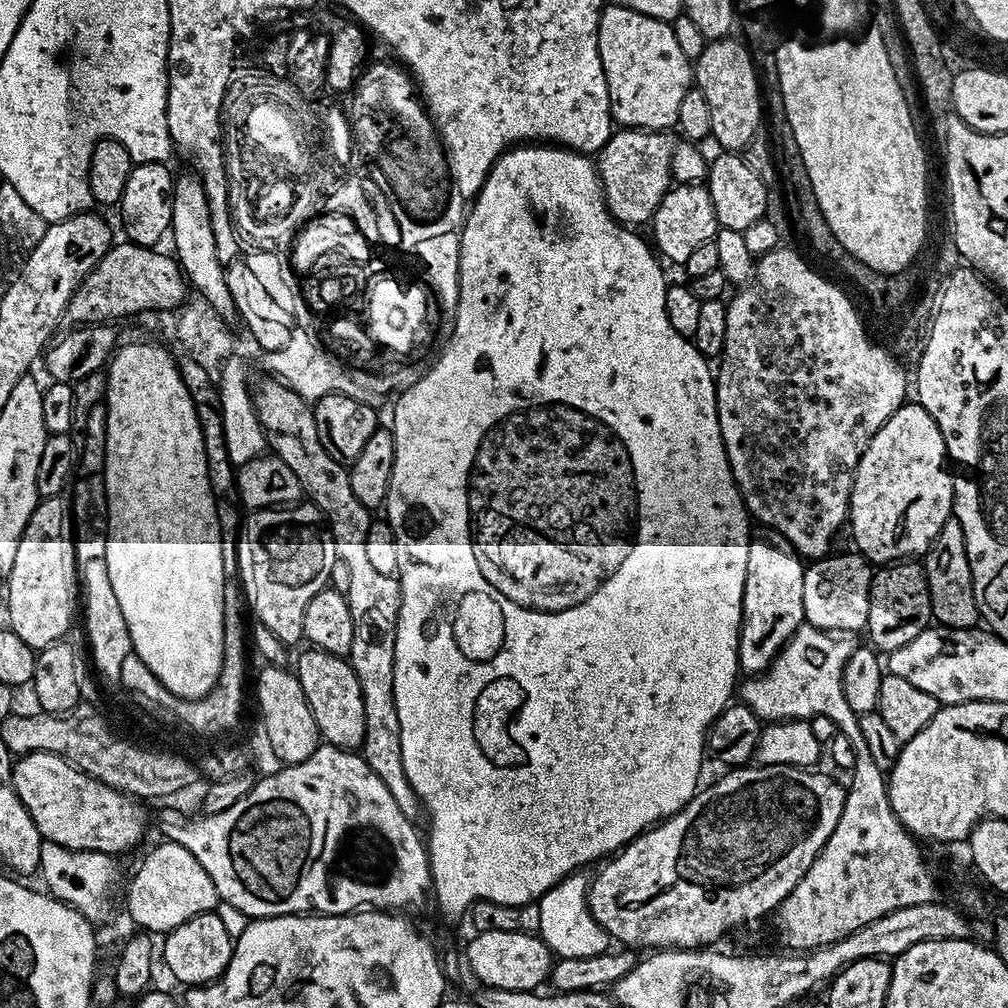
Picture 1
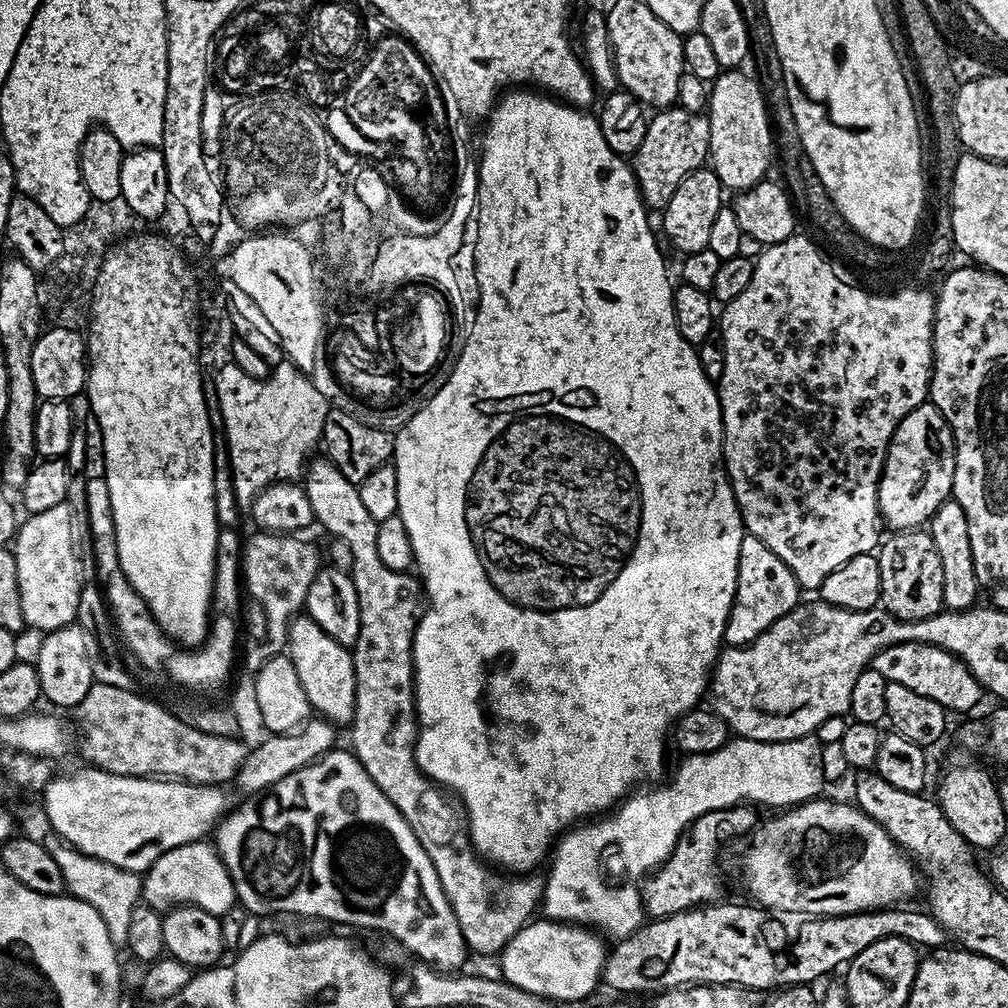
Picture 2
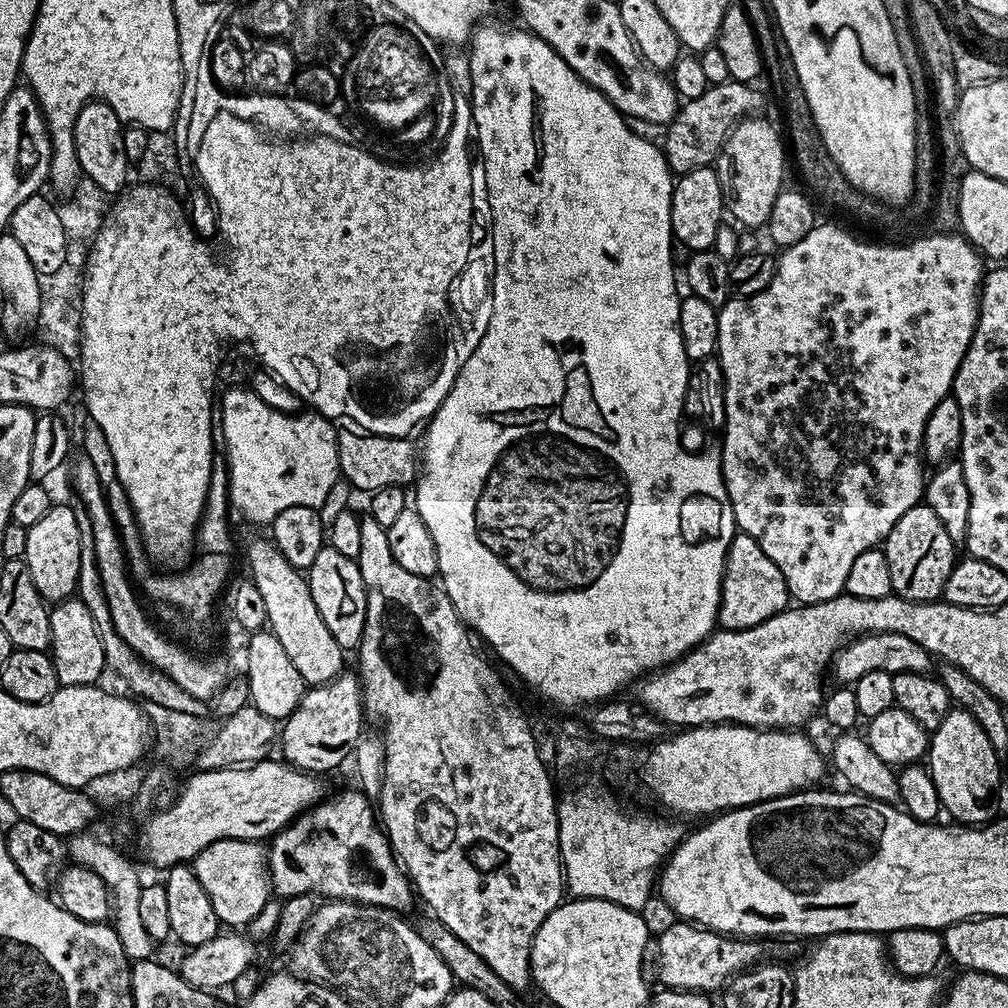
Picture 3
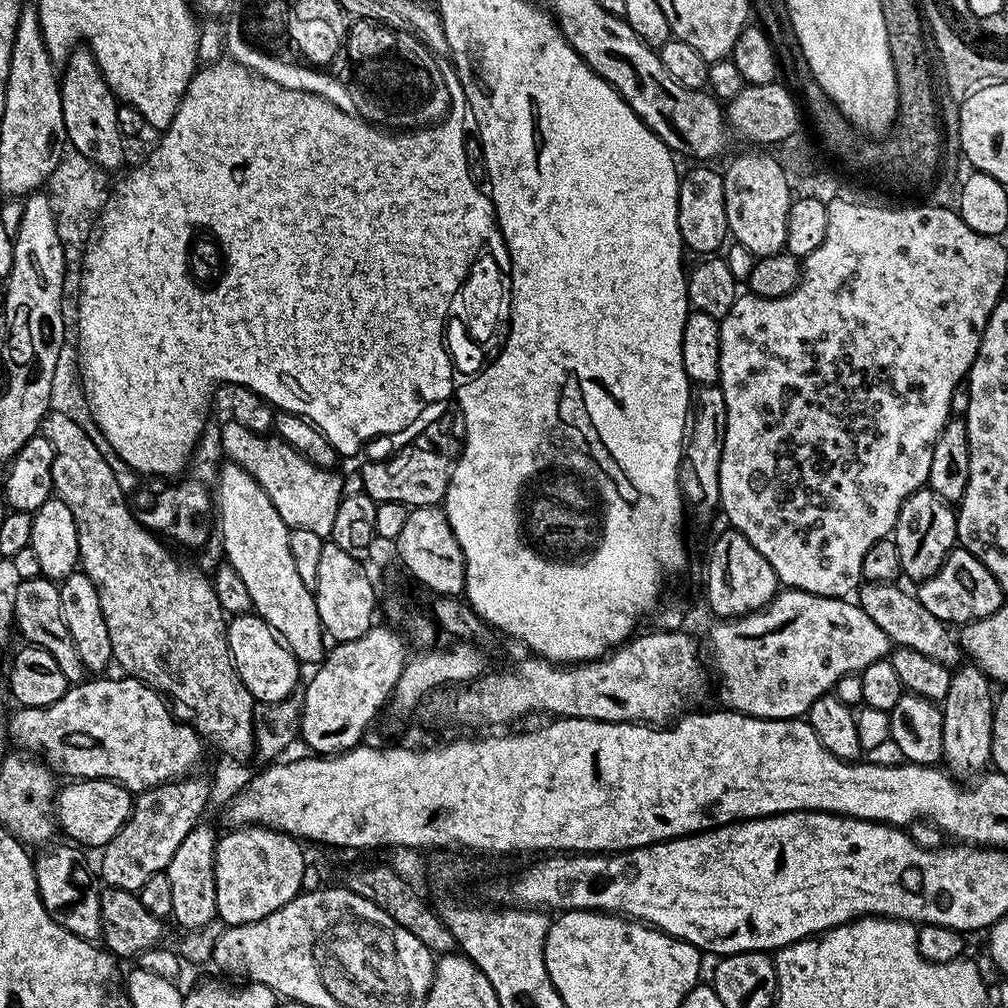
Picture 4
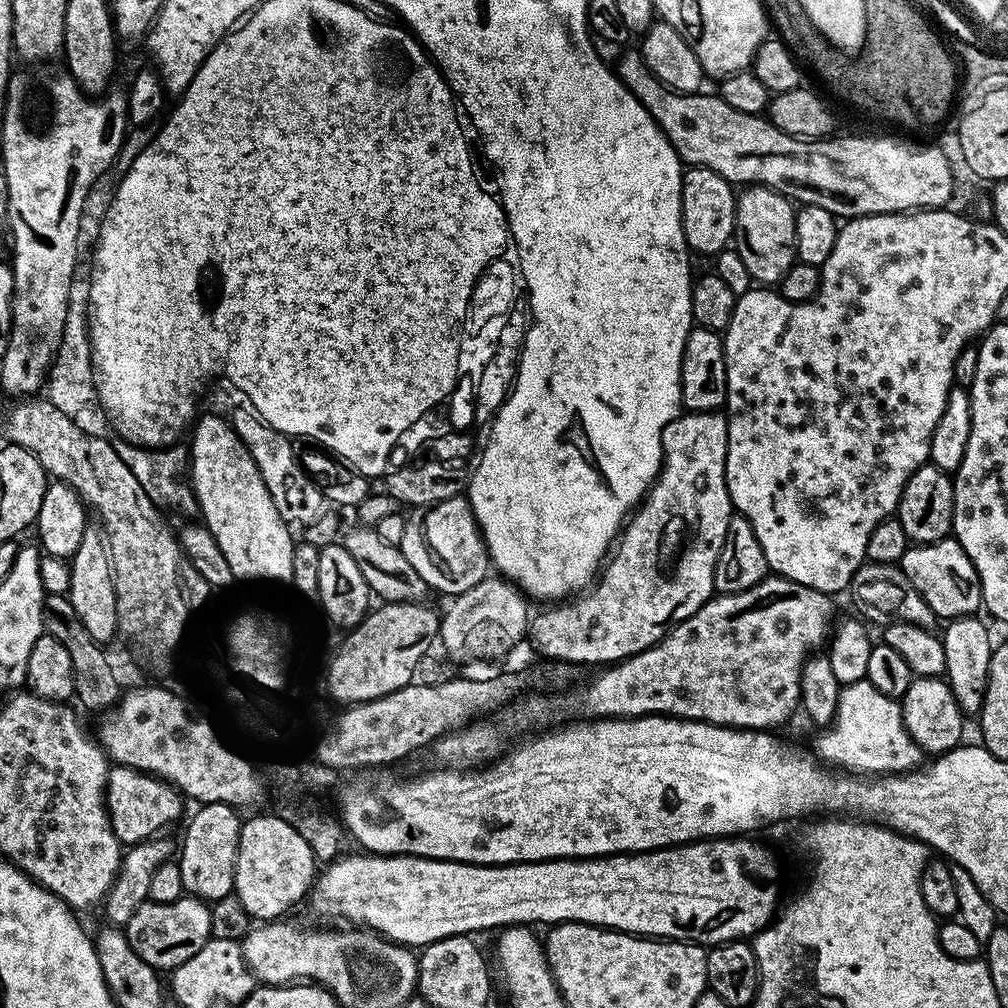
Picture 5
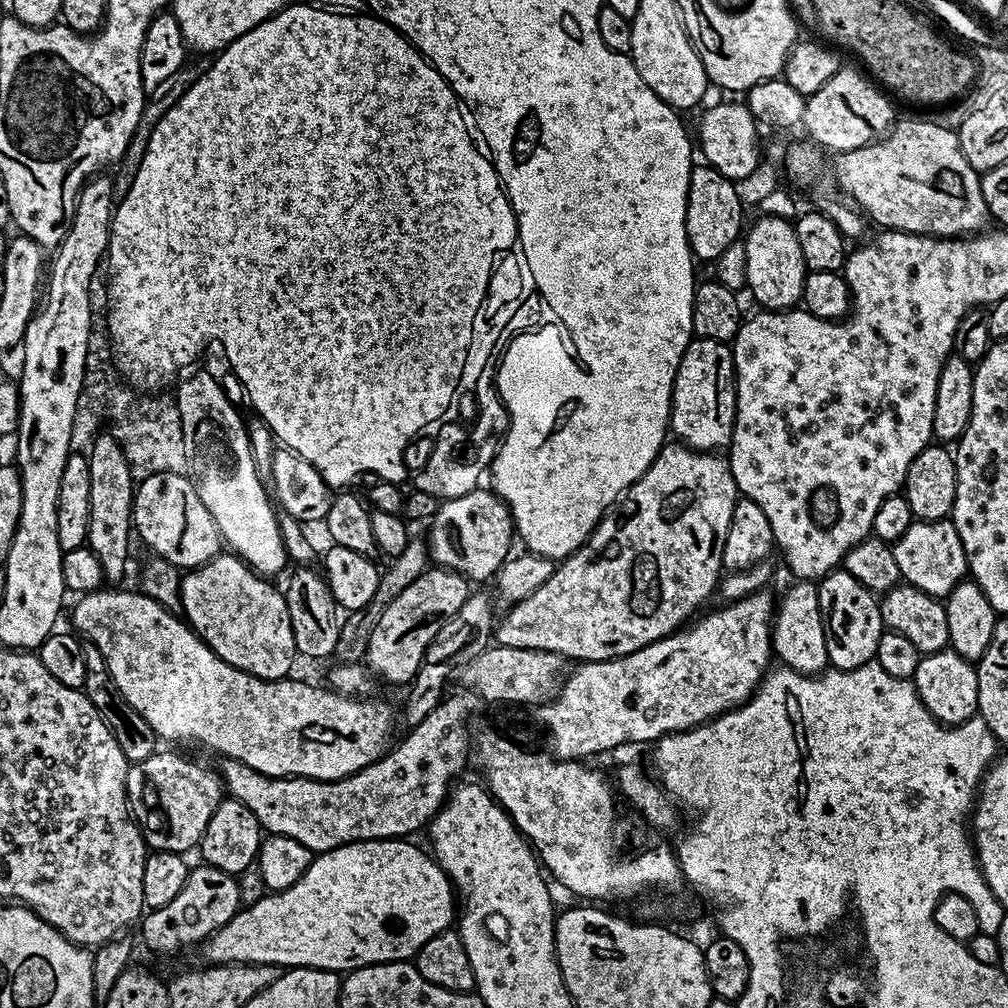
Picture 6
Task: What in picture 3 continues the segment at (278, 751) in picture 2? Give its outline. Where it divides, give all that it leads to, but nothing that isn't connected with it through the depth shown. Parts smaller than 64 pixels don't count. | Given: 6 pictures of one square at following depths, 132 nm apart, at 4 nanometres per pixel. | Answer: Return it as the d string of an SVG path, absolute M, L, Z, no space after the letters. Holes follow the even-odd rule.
M341 674L329 684L317 684L305 691L300 704L283 721L278 732L278 748L284 751L283 759L302 772L321 774L332 772L344 759L348 760L356 749L362 733L365 731L366 717L364 715L364 694L360 681L355 675Z

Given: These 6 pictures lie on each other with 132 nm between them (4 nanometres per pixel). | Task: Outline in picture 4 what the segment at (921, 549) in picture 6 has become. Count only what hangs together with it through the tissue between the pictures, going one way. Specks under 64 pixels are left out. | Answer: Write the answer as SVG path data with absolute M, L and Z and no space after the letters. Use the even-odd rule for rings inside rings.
M962 547L953 548L944 560L944 565L933 576L919 581L914 595L926 606L935 618L943 620L948 626L963 626L974 620L981 620L994 614L1006 603L1006 593L998 586L994 574Z

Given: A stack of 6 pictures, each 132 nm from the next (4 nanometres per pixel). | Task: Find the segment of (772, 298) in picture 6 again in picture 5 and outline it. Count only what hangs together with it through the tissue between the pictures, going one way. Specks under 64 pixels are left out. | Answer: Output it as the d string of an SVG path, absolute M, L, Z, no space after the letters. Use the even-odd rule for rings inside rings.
M748 186L737 195L734 247L757 285L779 285L782 277L797 263L796 213L793 201L773 188Z

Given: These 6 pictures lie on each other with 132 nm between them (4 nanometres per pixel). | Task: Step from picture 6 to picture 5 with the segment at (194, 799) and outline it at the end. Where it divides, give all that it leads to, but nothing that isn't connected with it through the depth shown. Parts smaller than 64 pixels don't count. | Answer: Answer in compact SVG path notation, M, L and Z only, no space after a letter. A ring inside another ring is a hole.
M123 766L109 767L106 803L114 834L124 846L159 837L164 832L163 828L170 827L180 815L185 815L185 801L172 785L156 776L149 776L147 772Z

